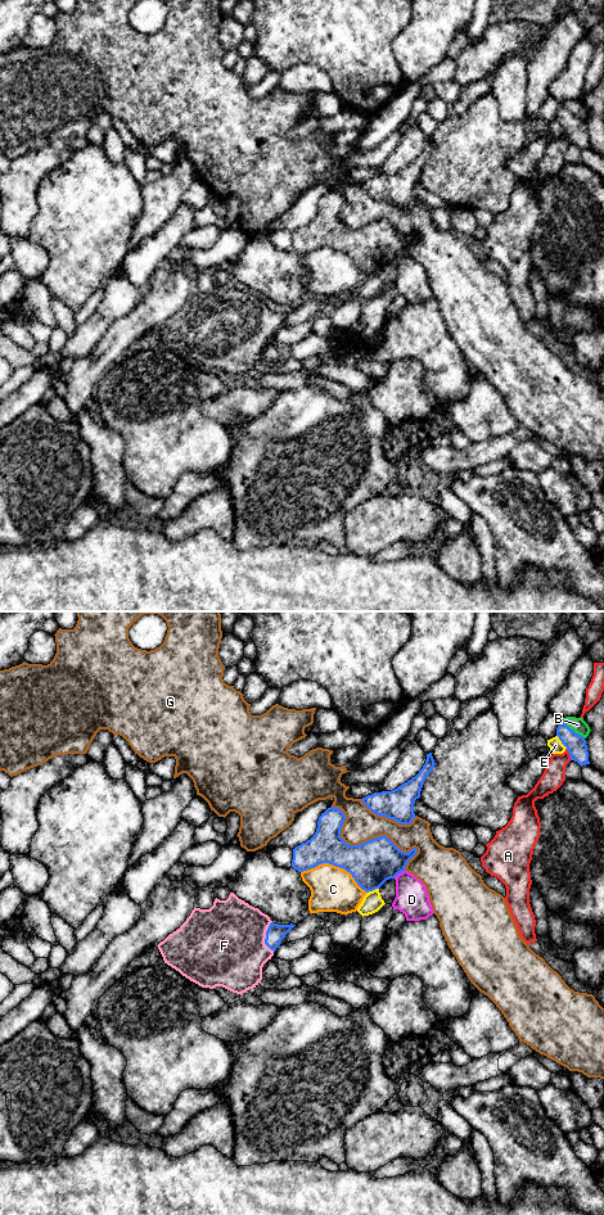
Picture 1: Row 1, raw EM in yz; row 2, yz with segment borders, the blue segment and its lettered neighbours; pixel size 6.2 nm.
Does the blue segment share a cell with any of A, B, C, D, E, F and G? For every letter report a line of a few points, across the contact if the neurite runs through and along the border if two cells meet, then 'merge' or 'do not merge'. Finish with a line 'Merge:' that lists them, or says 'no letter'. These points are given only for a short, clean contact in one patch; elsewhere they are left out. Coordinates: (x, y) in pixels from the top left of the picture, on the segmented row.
A: do not merge
B: do not merge
C: do not merge
D: do not merge
E: do not merge
F: line yz (275, 933), (266, 936), (228, 947); merge
G: do not merge
Merge: F

